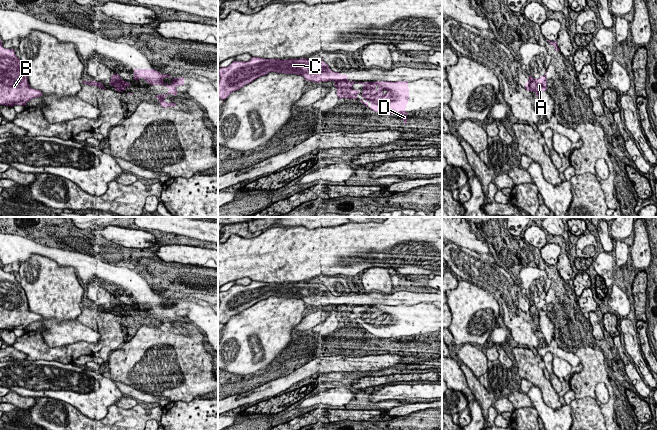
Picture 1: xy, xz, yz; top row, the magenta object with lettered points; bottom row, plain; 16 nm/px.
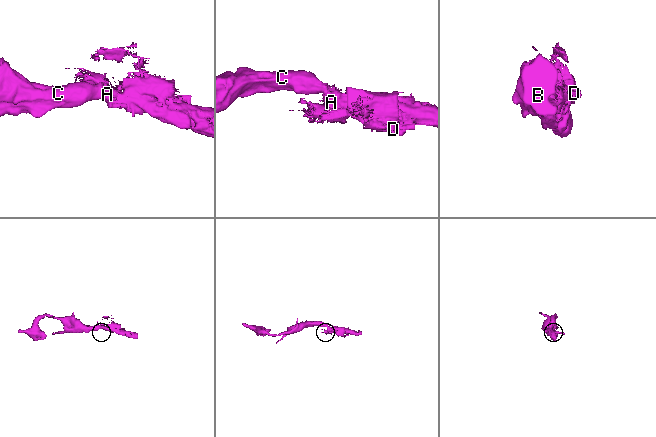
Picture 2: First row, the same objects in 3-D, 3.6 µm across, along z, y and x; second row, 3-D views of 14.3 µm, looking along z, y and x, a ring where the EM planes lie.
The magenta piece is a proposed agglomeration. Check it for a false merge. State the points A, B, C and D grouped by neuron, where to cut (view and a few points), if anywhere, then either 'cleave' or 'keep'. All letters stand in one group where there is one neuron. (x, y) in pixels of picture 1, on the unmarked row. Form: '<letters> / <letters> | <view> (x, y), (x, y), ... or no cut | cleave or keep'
A D / B C | xz (348, 304), (337, 304), (335, 306) | cleave

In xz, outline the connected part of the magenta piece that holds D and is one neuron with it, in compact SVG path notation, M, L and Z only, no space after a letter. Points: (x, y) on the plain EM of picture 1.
M375 305L375 306L358 306L363 309L362 322L359 323L366 331L379 338L401 338L404 348L407 348L407 327L409 323L408 305Z

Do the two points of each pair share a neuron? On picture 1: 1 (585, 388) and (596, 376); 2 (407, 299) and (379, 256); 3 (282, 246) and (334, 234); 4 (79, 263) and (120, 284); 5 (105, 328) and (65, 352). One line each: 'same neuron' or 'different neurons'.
1: same neuron
2: different neurons
3: same neuron
4: same neuron
5: same neuron

